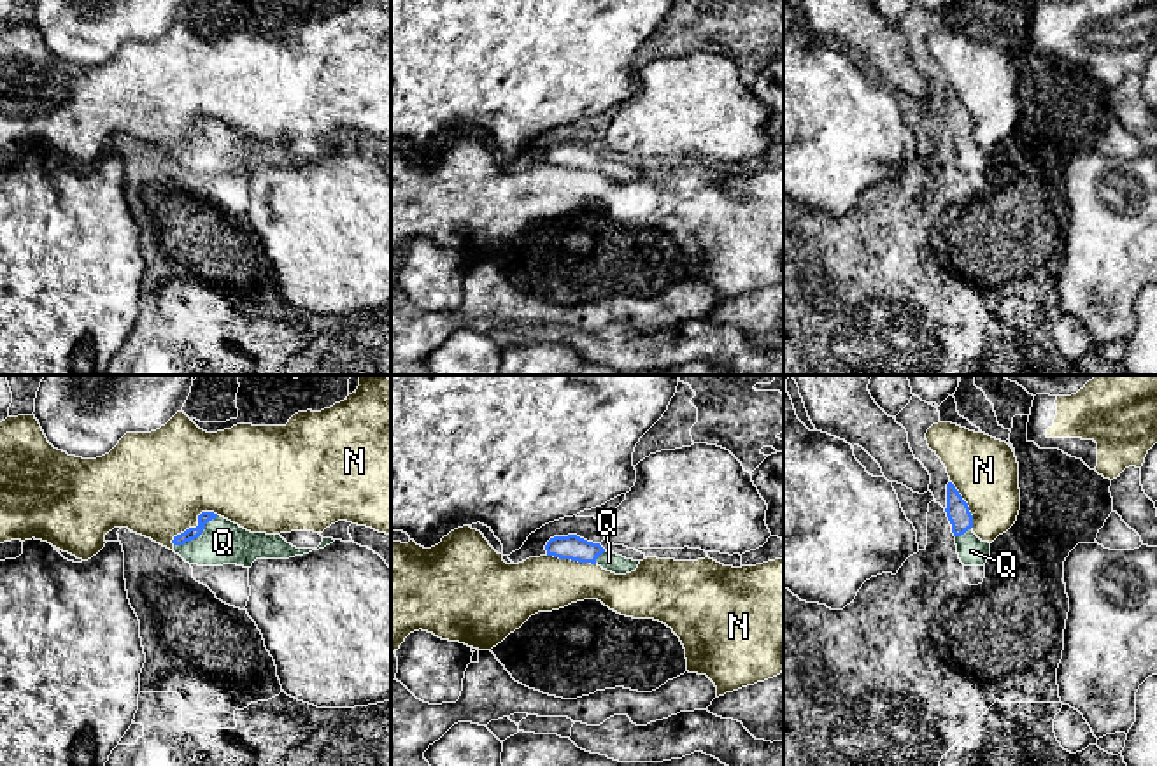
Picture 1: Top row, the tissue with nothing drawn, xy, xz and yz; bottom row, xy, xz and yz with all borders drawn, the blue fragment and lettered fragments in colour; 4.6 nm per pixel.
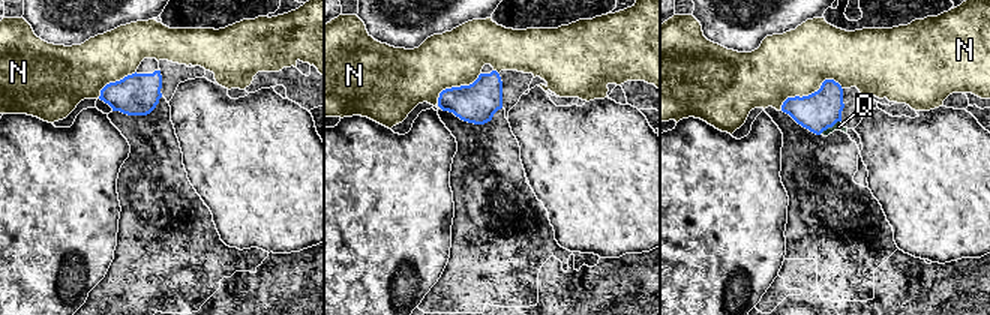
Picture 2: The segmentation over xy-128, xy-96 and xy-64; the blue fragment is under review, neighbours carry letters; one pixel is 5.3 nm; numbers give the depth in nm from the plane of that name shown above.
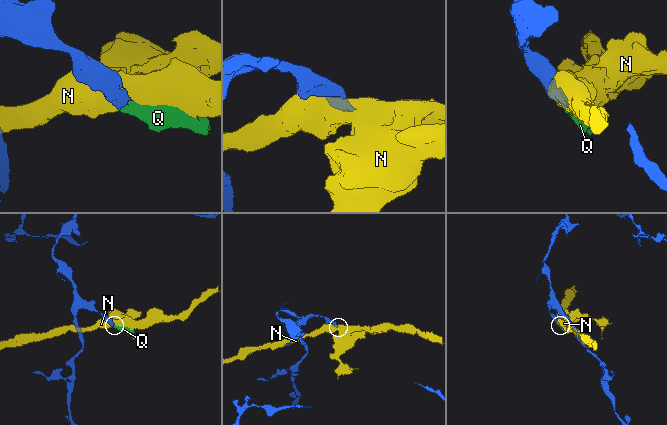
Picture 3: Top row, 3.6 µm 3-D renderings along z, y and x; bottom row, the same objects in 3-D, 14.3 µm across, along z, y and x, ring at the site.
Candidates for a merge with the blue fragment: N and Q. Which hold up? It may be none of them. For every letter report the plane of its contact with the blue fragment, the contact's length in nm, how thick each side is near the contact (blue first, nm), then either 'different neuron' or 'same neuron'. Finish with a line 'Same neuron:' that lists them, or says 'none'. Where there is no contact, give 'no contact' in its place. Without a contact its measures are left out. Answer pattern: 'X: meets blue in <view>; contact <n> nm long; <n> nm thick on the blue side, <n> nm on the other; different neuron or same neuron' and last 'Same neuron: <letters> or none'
N: meets blue in xy; contact 260 nm long; 60 nm thick on the blue side, 440 nm on the other; different neuron
Q: meets blue in xy; contact 240 nm long; 60 nm thick on the blue side, 200 nm on the other; same neuron
Same neuron: Q

